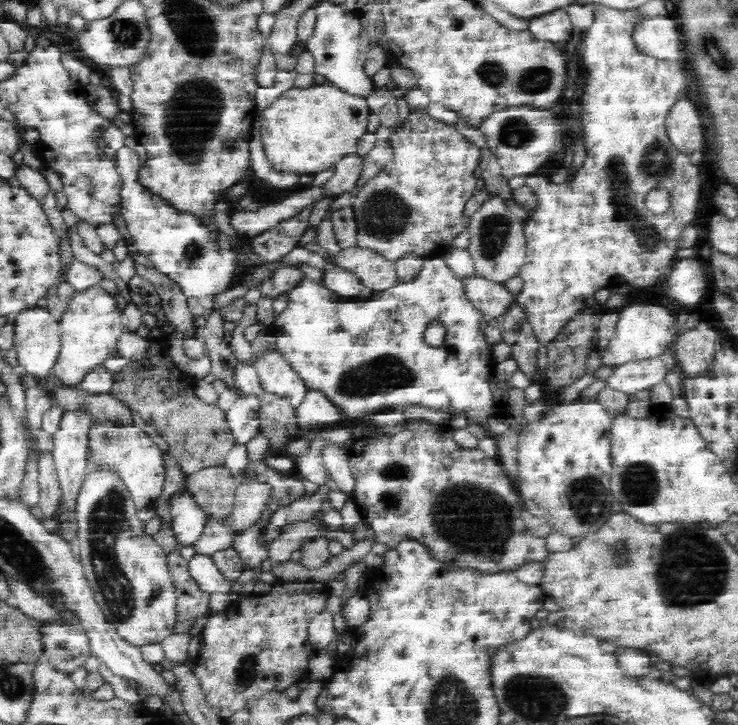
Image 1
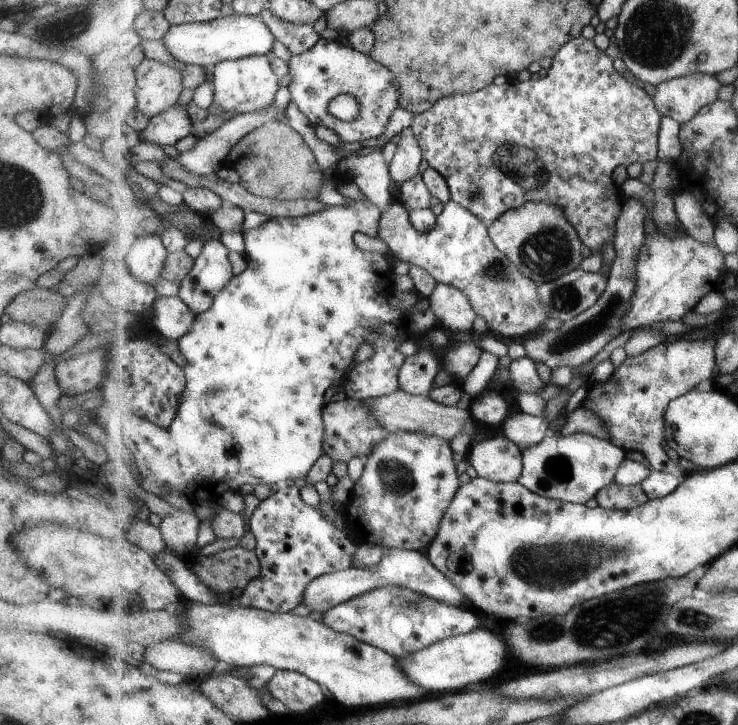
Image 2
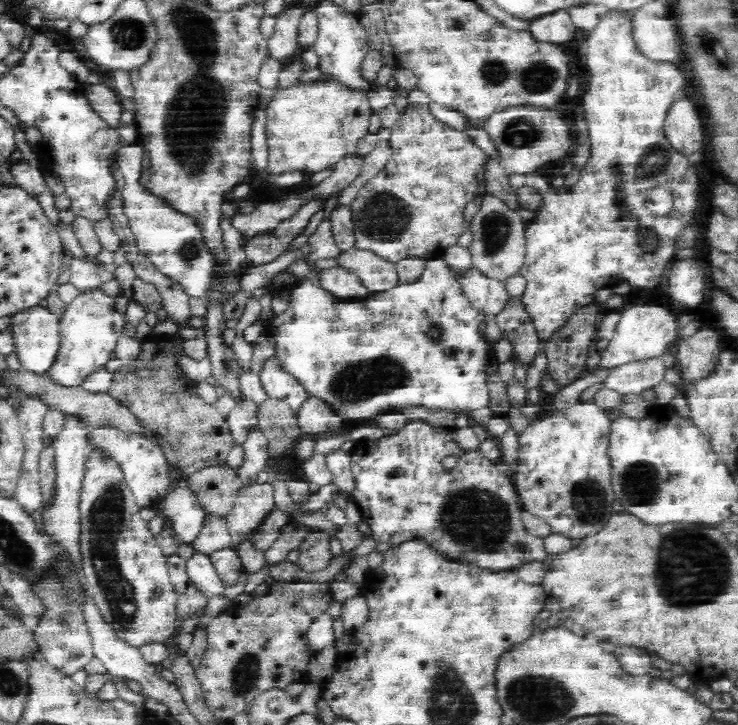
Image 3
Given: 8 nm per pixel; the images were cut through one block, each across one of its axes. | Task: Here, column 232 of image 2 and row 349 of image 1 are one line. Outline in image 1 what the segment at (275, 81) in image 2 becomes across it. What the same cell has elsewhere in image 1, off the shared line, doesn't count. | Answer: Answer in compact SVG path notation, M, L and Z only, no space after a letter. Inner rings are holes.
M98 284L87 288L84 292L76 293L67 303L65 310L59 320L61 349L55 367L52 368L51 372L60 377L60 381L62 381L64 386L74 387L80 385L84 375L95 366L102 365L104 359L110 355L110 352L117 348L117 340L124 332L121 325L122 310L118 310L118 304L114 299L114 295L105 292Z

